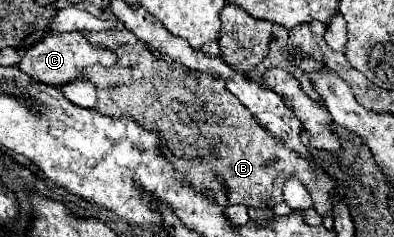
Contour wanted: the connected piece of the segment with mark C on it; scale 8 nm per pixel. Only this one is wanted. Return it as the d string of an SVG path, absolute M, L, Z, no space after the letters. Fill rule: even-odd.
M50 32L46 38L42 38L40 42L36 42L34 46L30 46L24 54L24 58L20 60L18 68L22 72L26 72L28 76L32 76L38 82L46 82L46 84L54 84L54 86L64 86L76 78L82 78L82 74L78 70L84 70L88 66L100 64L104 68L110 68L118 62L116 54L104 46L96 46L92 42L88 42L86 34L82 32L68 32L68 34L60 34L60 32Z

